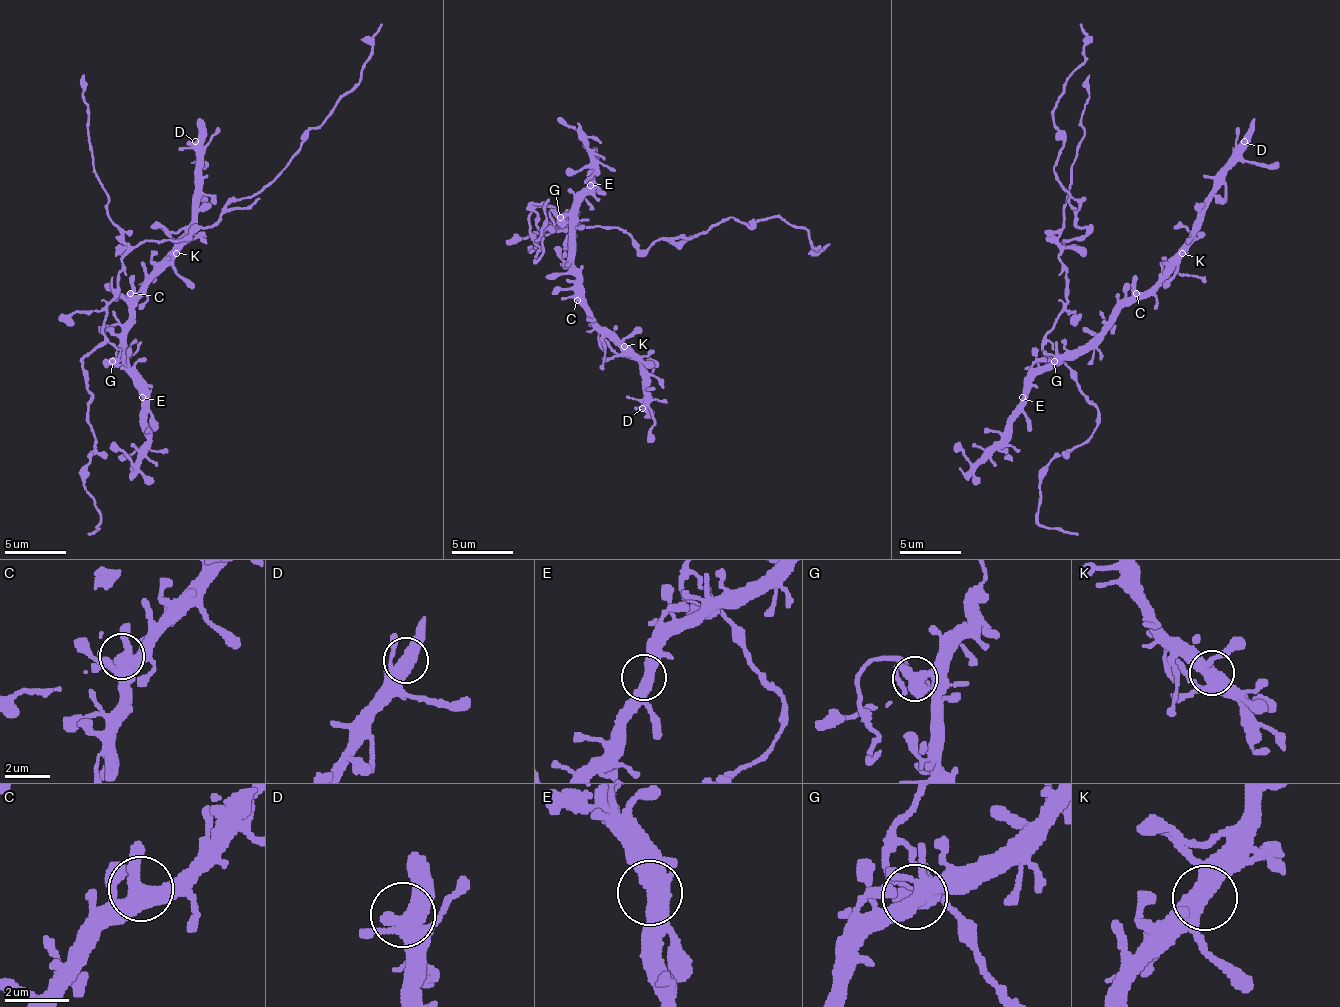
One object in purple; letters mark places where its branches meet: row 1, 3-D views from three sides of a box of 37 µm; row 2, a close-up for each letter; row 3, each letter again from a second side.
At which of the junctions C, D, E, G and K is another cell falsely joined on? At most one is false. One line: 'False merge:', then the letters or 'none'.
False merge: G

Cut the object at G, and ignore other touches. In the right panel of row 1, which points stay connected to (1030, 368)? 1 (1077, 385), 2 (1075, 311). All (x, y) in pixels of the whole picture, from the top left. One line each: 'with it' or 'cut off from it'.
1: cut off from it
2: cut off from it

